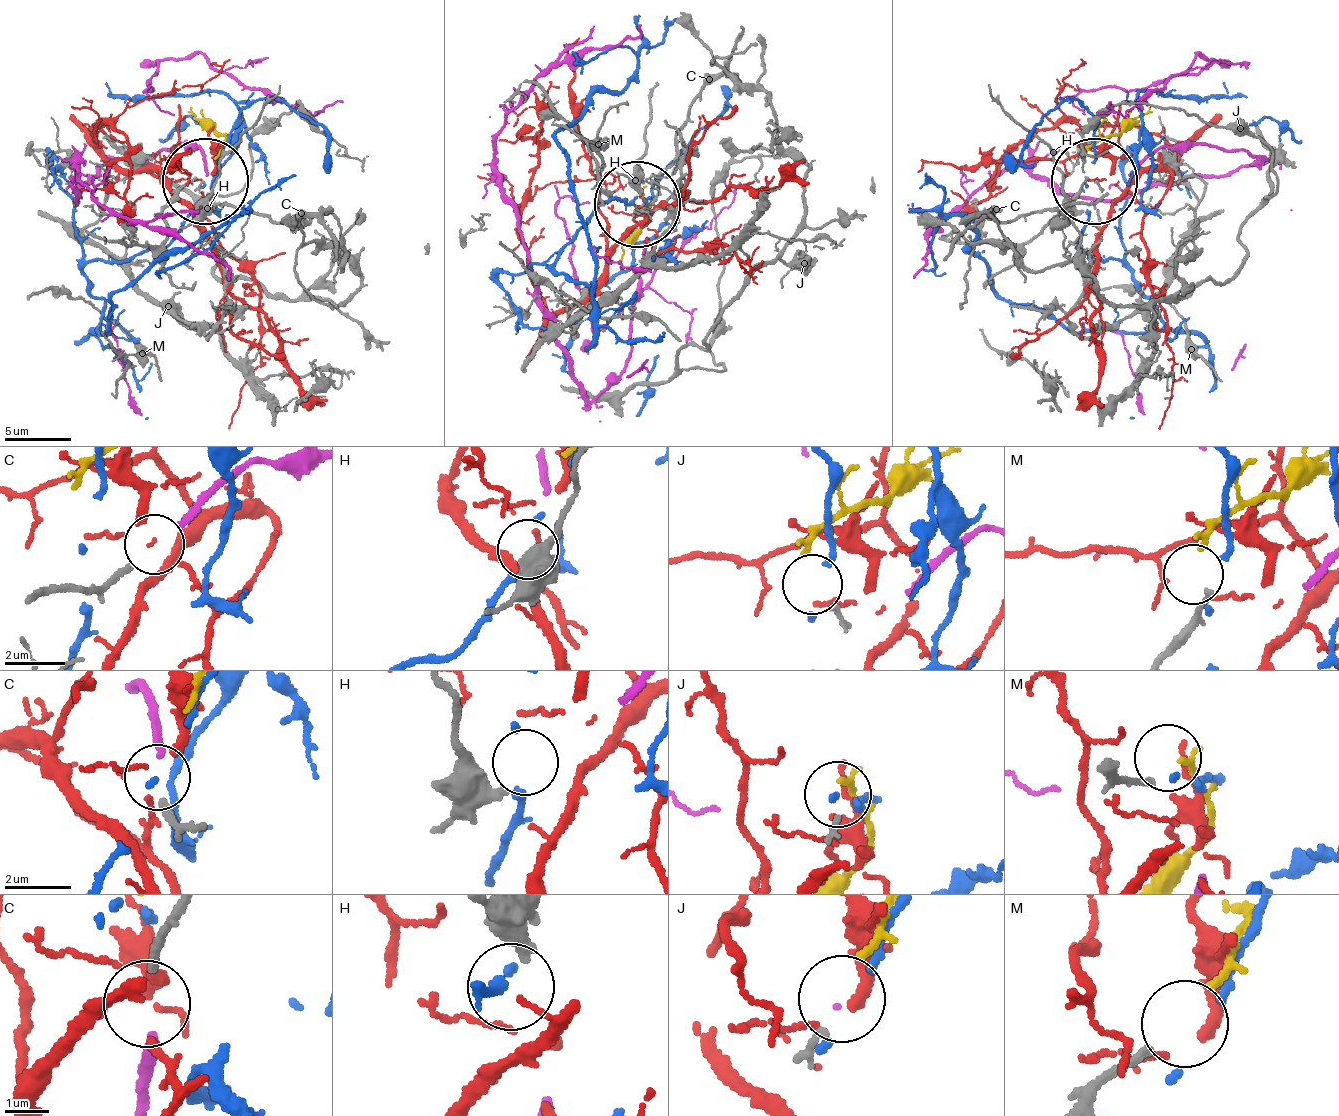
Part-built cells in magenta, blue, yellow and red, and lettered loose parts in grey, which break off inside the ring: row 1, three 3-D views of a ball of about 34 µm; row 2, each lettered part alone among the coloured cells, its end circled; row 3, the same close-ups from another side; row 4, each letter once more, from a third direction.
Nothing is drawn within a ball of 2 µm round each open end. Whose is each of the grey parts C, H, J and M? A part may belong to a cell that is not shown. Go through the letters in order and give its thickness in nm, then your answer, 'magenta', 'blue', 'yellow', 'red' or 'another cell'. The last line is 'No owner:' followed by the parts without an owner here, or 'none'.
C: calibre 200 nm; magenta
H: calibre 500 nm; another cell
J: calibre 160 nm; another cell
M: calibre 160 nm; yellow
No owner: H, J

